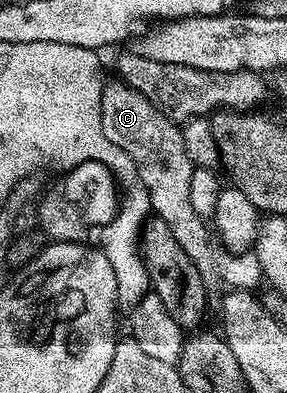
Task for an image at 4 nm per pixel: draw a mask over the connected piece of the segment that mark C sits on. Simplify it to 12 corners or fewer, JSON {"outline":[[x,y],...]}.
{"outline":[[120,80],[102,85],[103,136],[201,275],[210,223],[191,208],[181,126]]}

